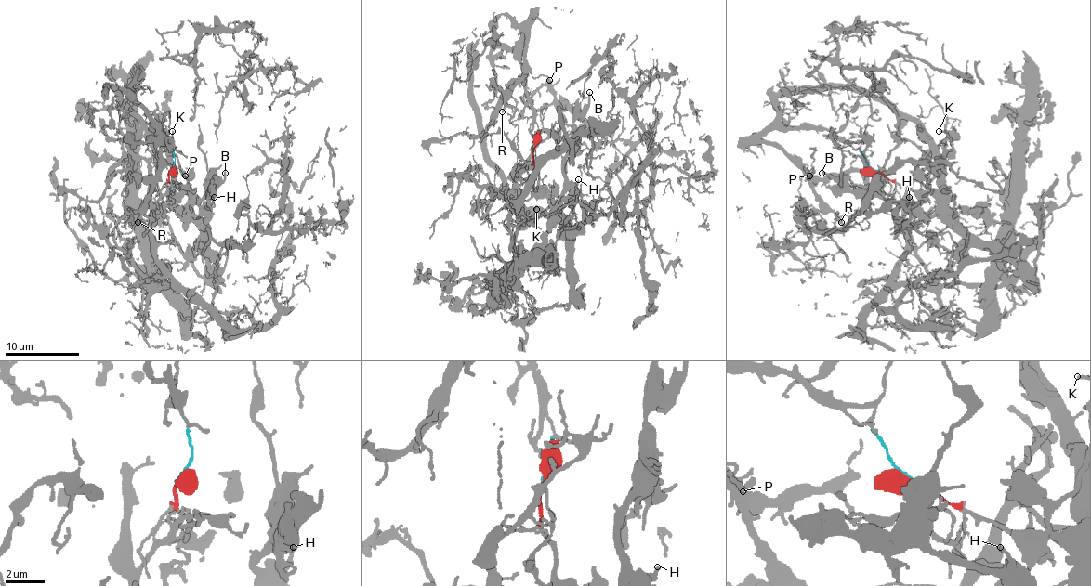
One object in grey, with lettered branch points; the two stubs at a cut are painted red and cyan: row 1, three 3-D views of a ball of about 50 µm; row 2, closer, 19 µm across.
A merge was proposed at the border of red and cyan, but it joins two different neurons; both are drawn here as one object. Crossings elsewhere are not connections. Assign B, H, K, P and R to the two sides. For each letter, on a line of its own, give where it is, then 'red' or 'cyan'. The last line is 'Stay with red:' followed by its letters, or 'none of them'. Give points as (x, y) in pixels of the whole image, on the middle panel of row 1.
B: place (589, 92); red
H: place (578, 179); red
K: place (536, 209); red
P: place (549, 80); cyan
R: place (502, 111); cyan
Stay with red: B, H, K

